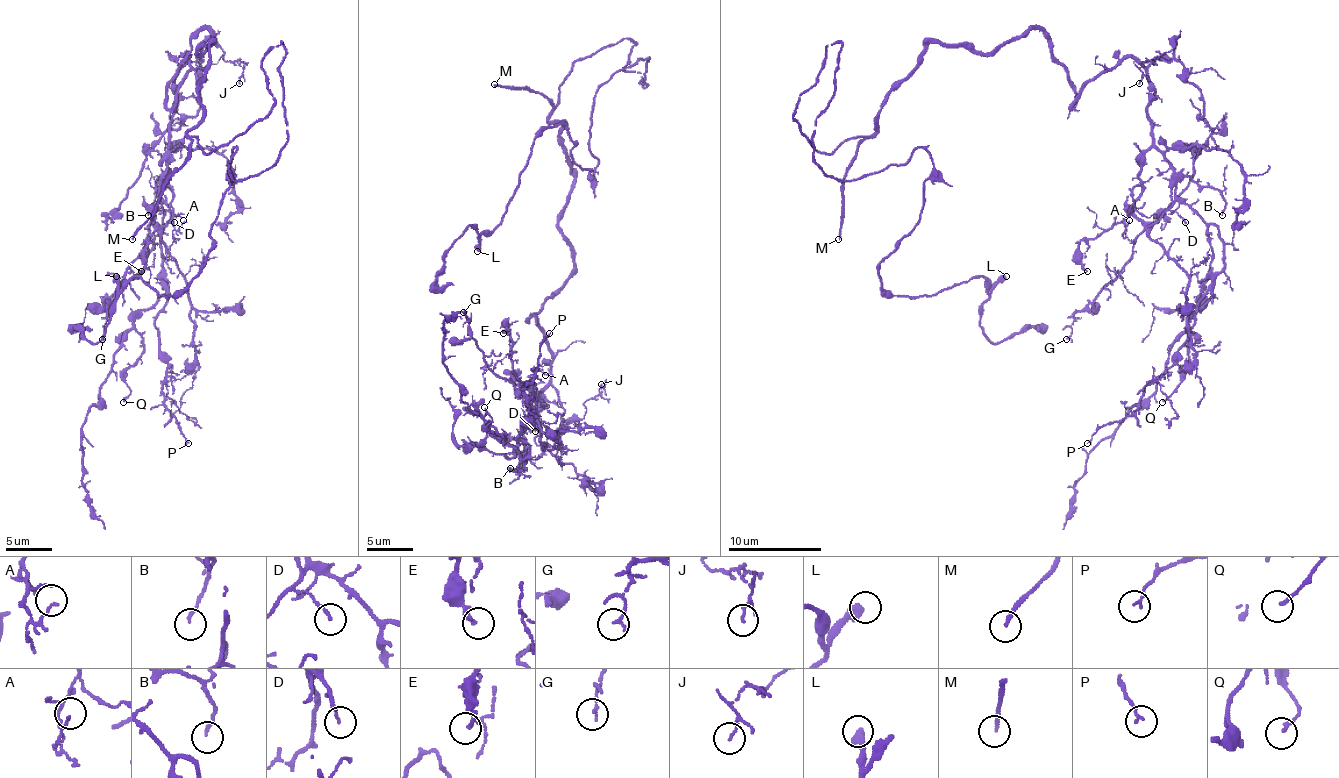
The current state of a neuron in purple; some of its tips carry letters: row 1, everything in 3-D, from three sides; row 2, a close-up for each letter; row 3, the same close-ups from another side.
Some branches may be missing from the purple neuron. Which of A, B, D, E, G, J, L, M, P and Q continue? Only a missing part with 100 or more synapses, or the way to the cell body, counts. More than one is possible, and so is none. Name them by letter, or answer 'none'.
M

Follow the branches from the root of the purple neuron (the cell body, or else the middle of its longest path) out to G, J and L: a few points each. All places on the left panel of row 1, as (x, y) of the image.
G: (202, 115), (206, 29), (169, 83), (169, 108), (190, 57), (174, 80), (155, 232), (106, 304), (102, 339)
J: (202, 115), (202, 29), (167, 106), (204, 41), (237, 60), (239, 83)
L: (202, 115), (206, 153), (258, 122), (283, 46), (288, 141), (237, 181), (232, 150), (200, 274), (116, 276)

